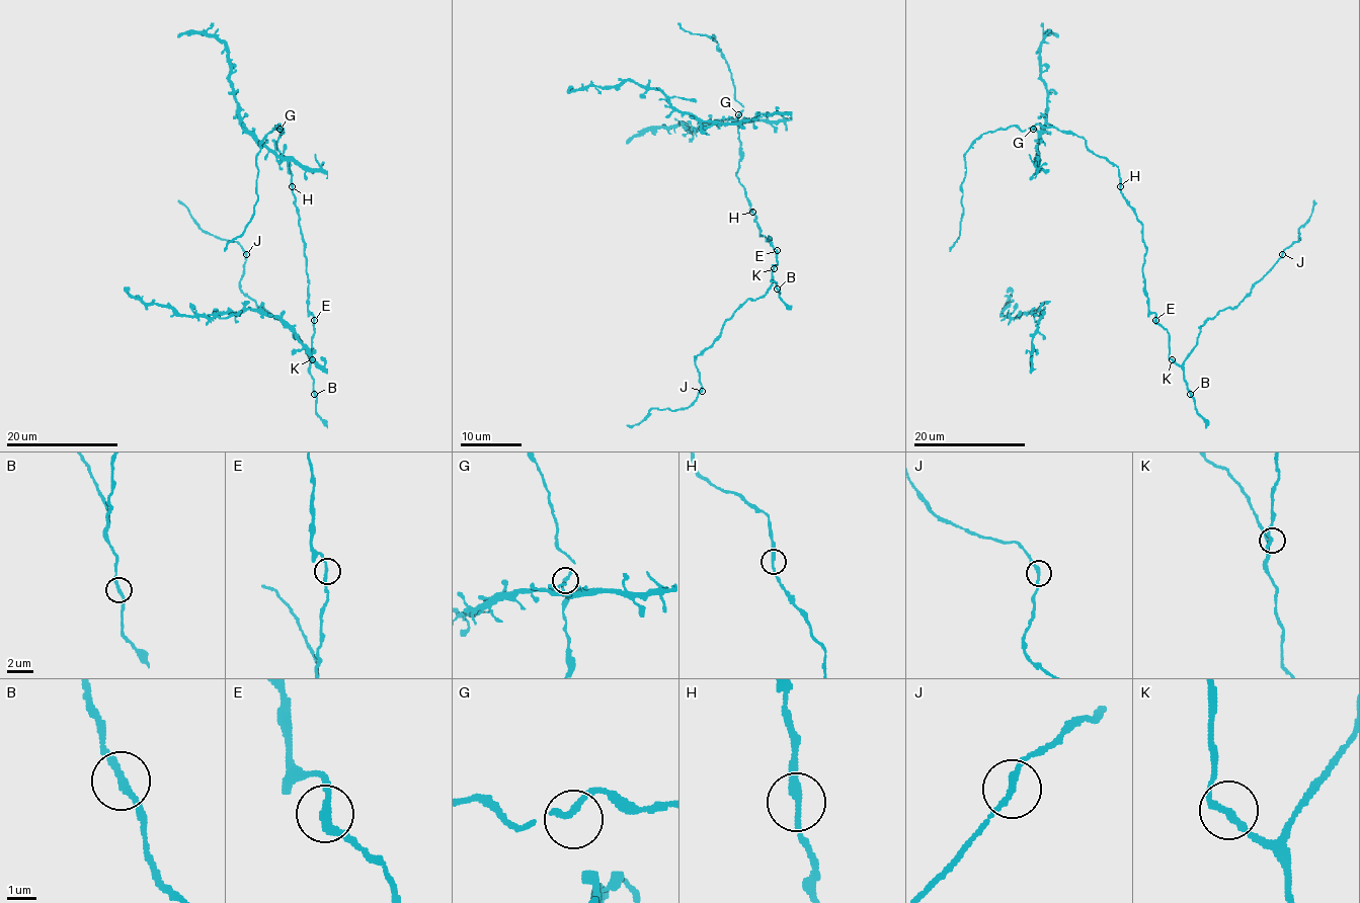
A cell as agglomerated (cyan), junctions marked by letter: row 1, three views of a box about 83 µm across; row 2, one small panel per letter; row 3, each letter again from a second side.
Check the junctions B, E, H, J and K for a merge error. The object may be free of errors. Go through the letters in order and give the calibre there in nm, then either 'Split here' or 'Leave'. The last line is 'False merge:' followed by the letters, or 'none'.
B: Thickness 240 nm. Leave
E: Thickness 240 nm. Leave
H: Thickness 240 nm. Leave
J: Thickness 240 nm. Leave
K: Thickness 240 nm. Leave
False merge: none

